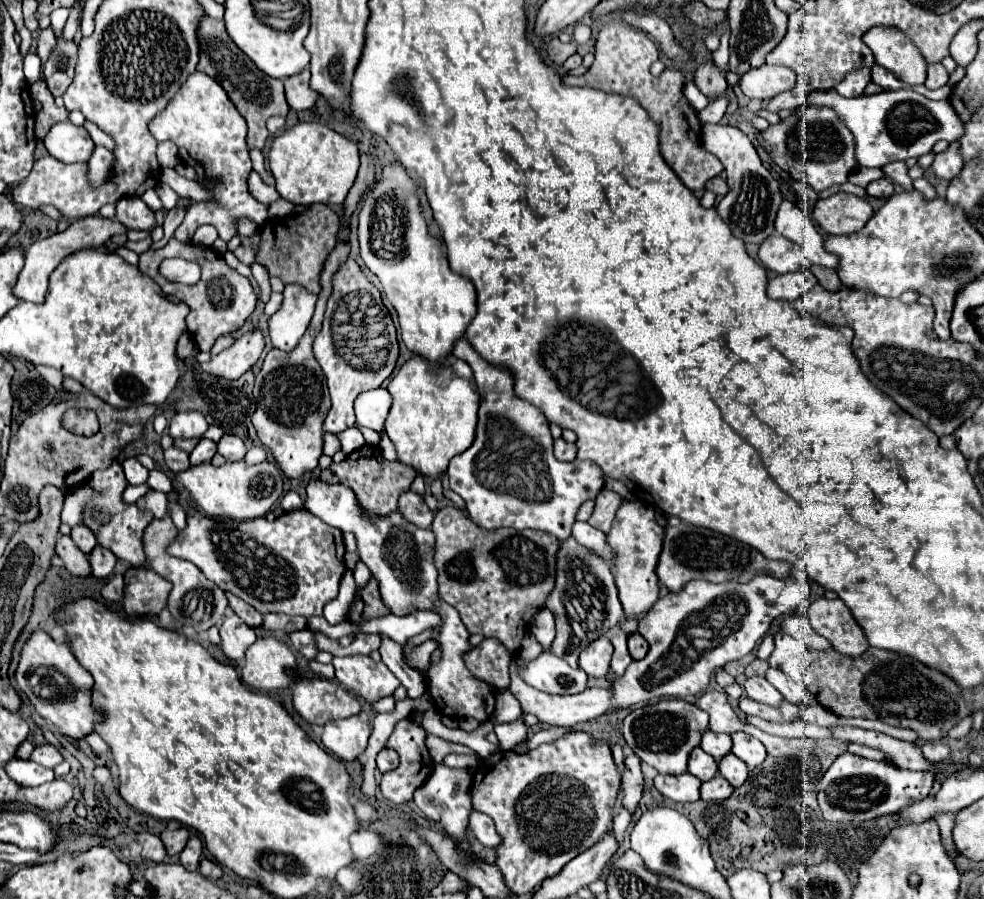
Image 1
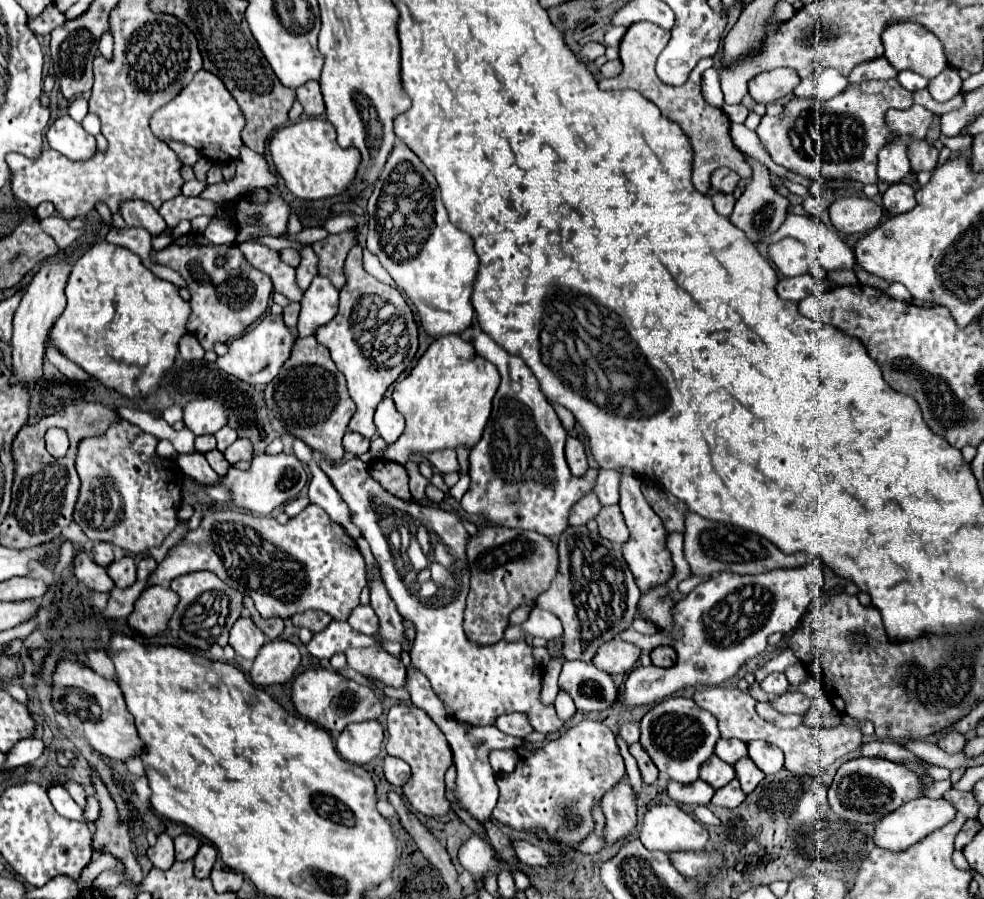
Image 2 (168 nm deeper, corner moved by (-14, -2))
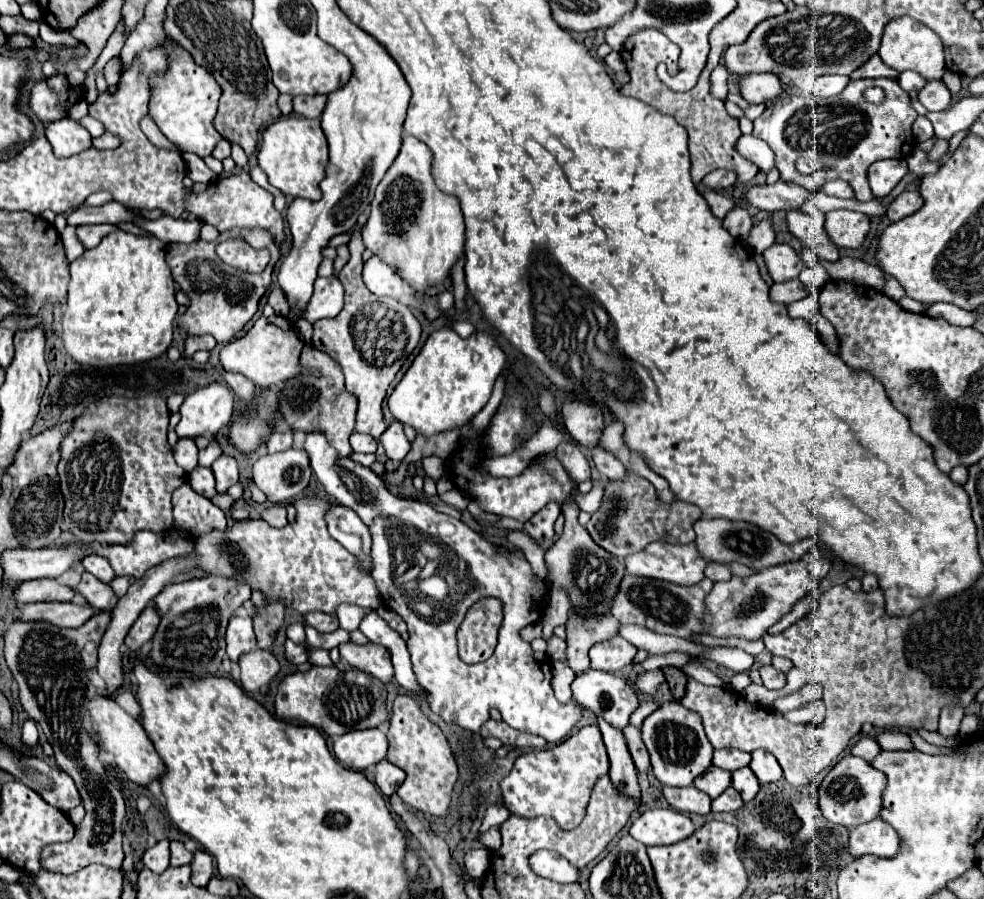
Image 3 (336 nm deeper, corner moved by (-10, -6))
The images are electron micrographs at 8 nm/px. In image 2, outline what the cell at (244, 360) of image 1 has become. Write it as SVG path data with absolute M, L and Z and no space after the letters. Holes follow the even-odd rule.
M268 314L262 320L258 320L258 324L250 332L236 338L228 346L228 352L216 360L216 364L226 374L232 374L232 376L236 376L242 382L248 382L252 386L268 384L280 372L280 366L284 366L284 362L290 358L294 342L296 342L296 334L284 324L282 316Z

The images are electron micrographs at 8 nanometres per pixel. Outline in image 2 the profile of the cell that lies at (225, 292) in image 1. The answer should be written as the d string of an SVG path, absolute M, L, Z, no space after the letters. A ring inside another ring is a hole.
M194 232L172 240L170 246L156 252L156 262L170 266L186 280L192 294L192 316L188 318L188 332L202 344L204 350L212 350L214 342L228 342L230 338L242 336L242 332L266 310L268 298L274 290L268 274L256 270L244 258L236 242L230 242L230 246L216 246L206 242L202 234ZM218 252L226 256L226 264L222 268L214 264Z

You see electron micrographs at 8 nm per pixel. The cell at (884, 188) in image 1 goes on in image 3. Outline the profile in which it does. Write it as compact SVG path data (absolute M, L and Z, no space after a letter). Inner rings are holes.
M906 190L906 192L902 192L900 196L896 196L896 198L890 202L890 206L888 206L888 210L886 210L886 216L888 216L890 222L902 220L902 218L910 216L912 212L916 212L920 206L922 206L920 194Z

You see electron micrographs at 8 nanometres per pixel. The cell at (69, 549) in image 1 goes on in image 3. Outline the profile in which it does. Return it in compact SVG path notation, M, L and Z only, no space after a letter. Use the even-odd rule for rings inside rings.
M84 572L80 584L74 588L78 594L82 594L88 604L96 610L112 610L118 602L118 596L112 592L112 588L98 578L92 578L92 574Z

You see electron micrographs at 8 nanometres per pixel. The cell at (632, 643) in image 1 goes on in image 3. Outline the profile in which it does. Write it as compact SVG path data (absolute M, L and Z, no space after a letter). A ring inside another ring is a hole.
M664 666L662 668L664 672L664 678L666 682L670 684L670 690L672 694L676 696L676 700L680 700L684 696L684 686L686 686L686 674L680 670L680 668L674 668L674 666Z

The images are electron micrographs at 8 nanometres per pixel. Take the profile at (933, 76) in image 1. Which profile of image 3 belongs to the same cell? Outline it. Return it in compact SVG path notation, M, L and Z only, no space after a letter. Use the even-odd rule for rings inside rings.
M930 80L920 92L918 92L918 100L924 104L926 110L930 112L940 112L940 110L948 110L950 108L950 100L952 94L946 88L946 84L942 80Z

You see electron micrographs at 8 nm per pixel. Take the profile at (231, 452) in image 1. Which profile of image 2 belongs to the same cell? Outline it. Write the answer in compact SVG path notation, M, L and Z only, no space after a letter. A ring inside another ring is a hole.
M238 438L234 444L230 444L224 450L224 458L230 466L234 466L240 460L252 460L252 444L248 438Z

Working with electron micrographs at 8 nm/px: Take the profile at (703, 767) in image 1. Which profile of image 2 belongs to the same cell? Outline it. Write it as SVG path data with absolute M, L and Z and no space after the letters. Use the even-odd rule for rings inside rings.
M710 756L706 762L704 762L704 766L700 768L700 780L704 780L704 782L708 782L712 788L722 788L722 786L726 786L730 780L734 780L736 776L734 776L734 768L730 766L730 764L726 764L726 762L722 762L720 758L716 758L716 756Z

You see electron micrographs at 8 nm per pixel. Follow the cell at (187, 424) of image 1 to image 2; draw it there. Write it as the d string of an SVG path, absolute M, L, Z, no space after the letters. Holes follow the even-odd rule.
M194 398L184 406L184 426L196 436L214 434L228 422L224 404L214 398Z

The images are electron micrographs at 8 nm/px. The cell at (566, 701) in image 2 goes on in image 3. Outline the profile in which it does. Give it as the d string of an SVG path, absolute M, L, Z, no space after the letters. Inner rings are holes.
M552 662L552 688L554 688L554 694L562 698L562 702L570 702L570 684L572 684L572 678L574 678L574 672L568 668L566 662Z

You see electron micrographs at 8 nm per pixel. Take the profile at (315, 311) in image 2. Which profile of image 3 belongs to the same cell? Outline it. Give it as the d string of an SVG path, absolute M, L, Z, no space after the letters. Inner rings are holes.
M336 276L318 278L314 282L314 294L304 308L304 318L308 322L316 322L322 318L334 318L342 310L342 296L344 288Z

